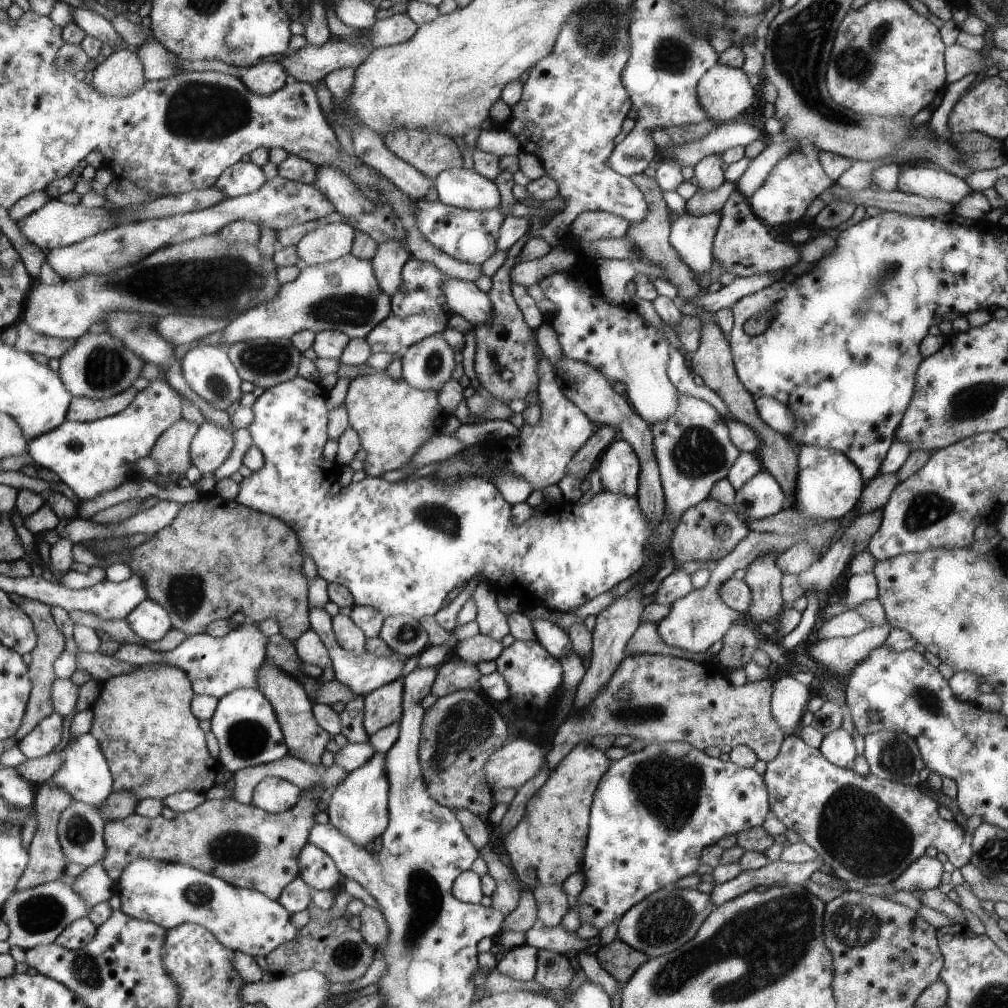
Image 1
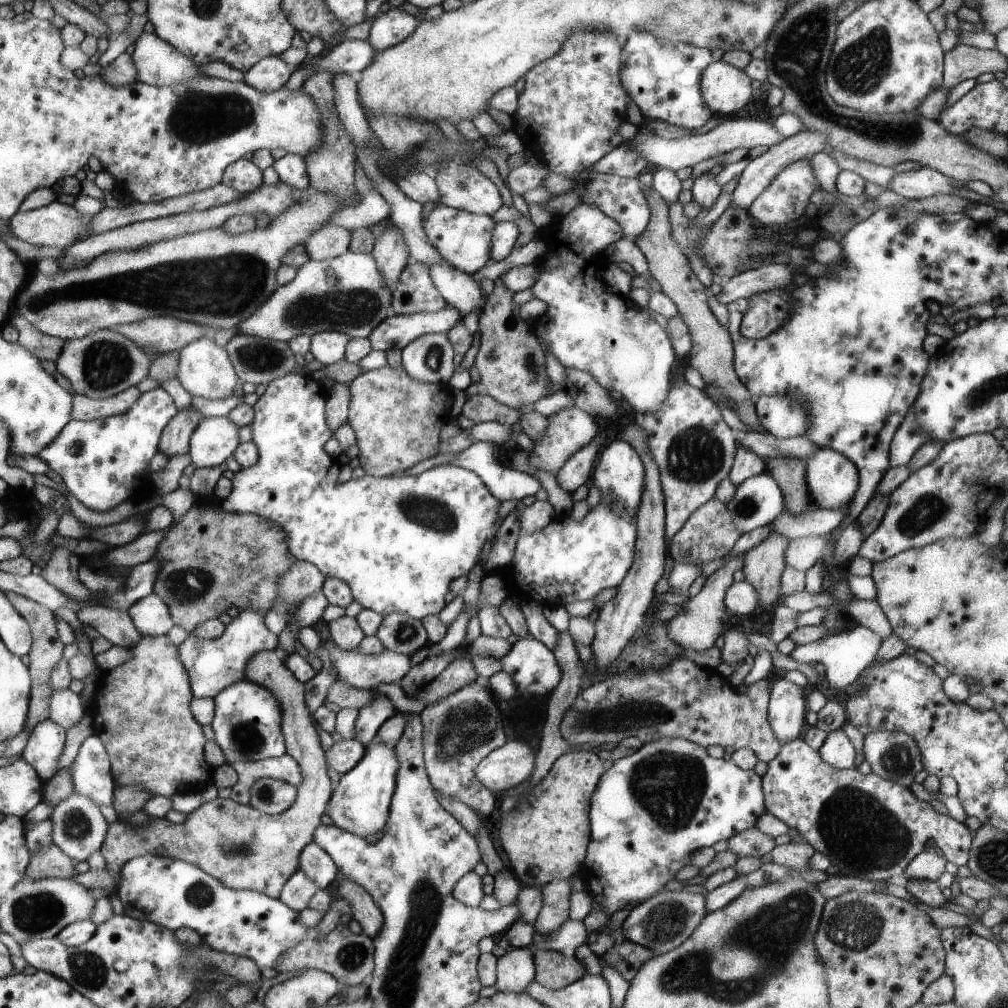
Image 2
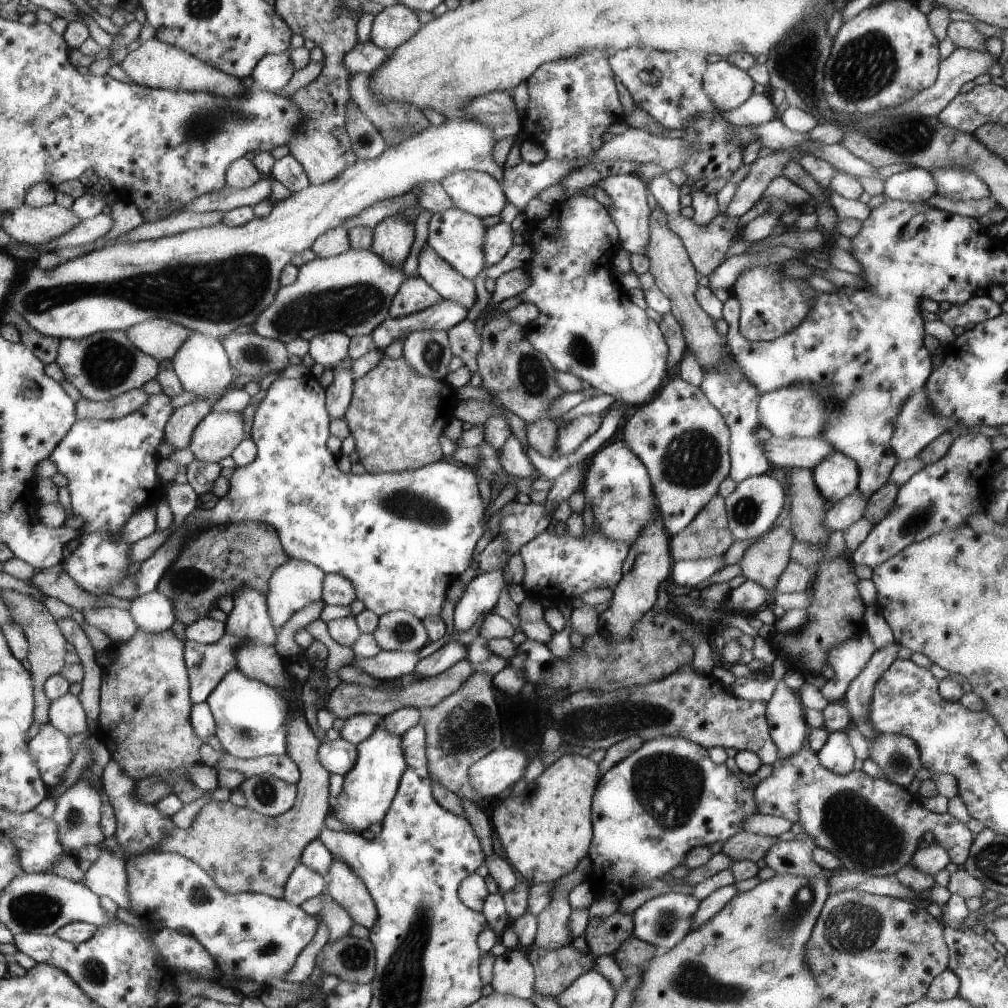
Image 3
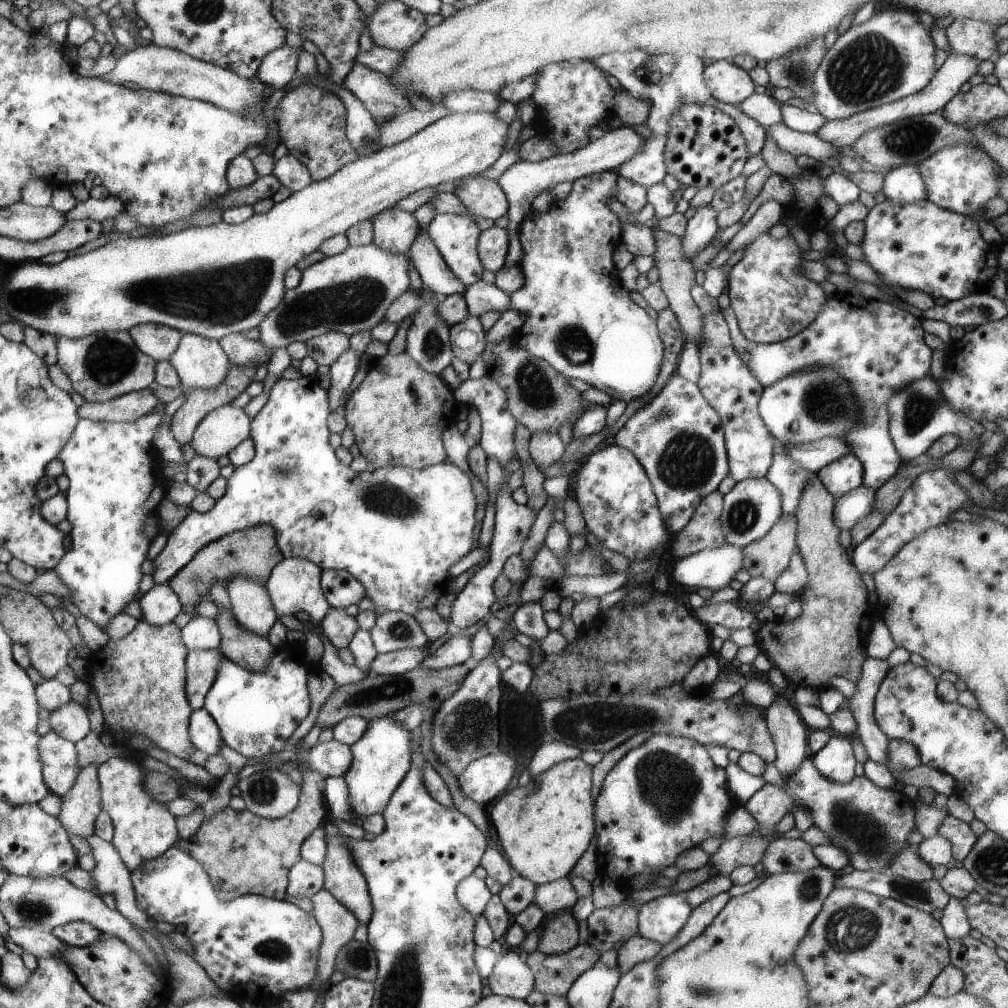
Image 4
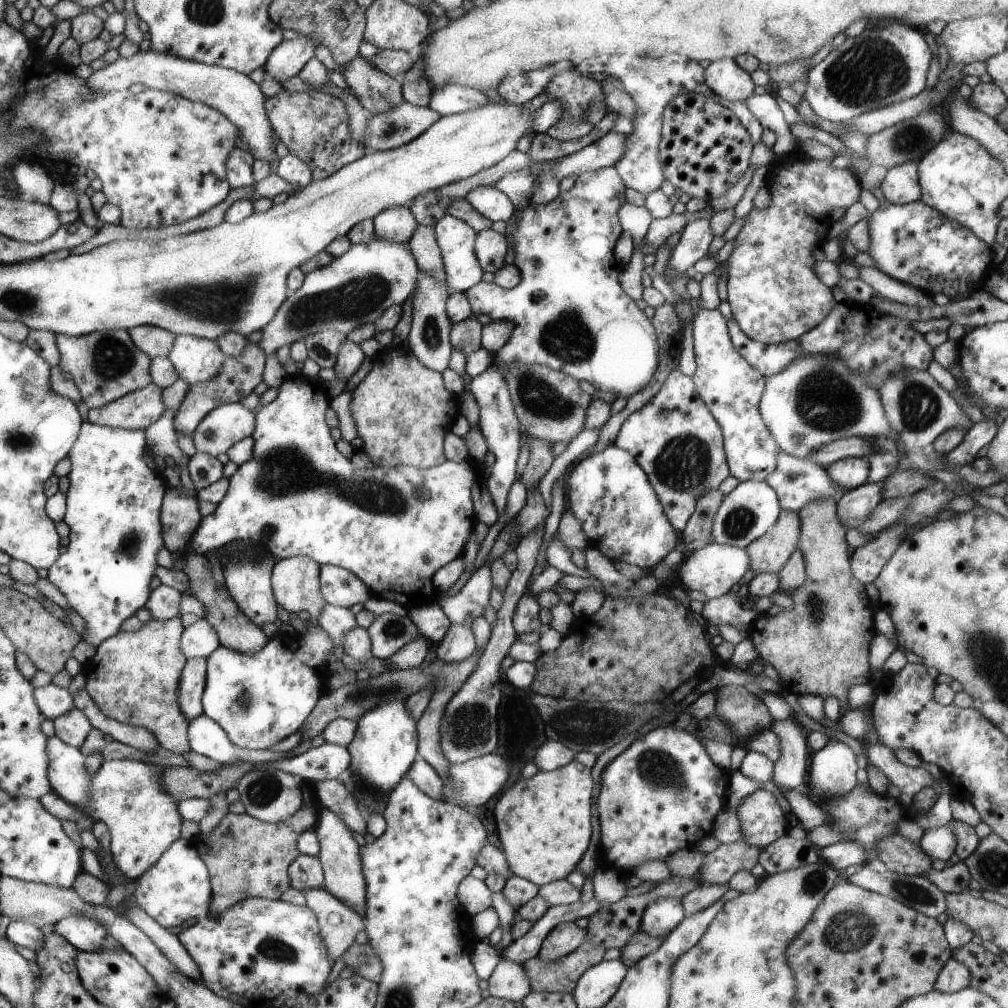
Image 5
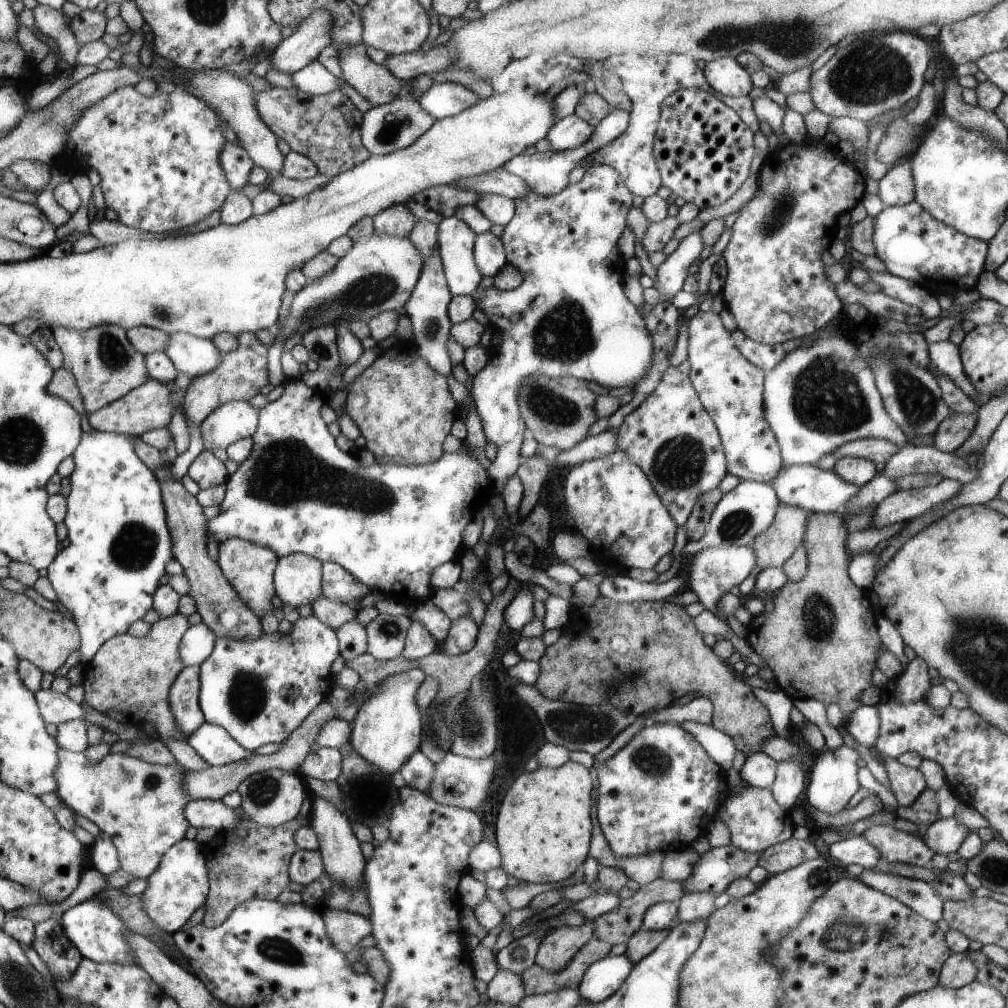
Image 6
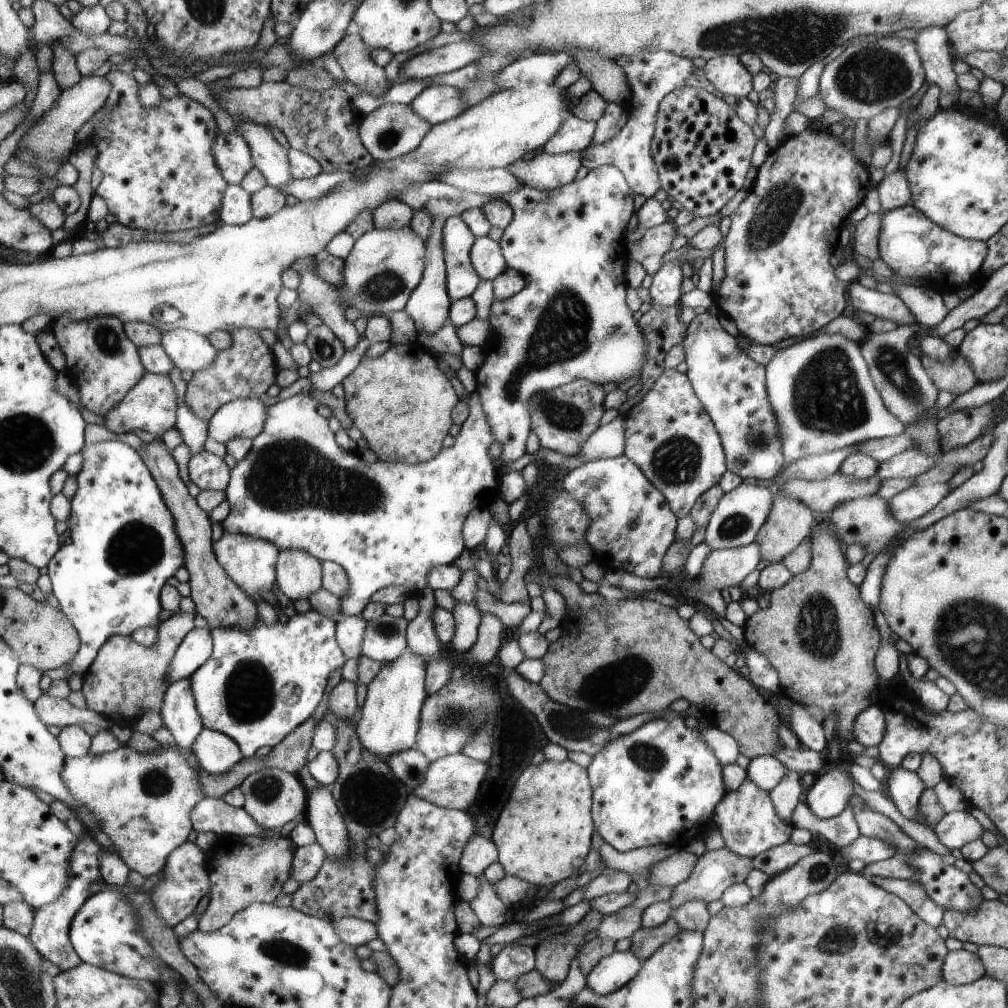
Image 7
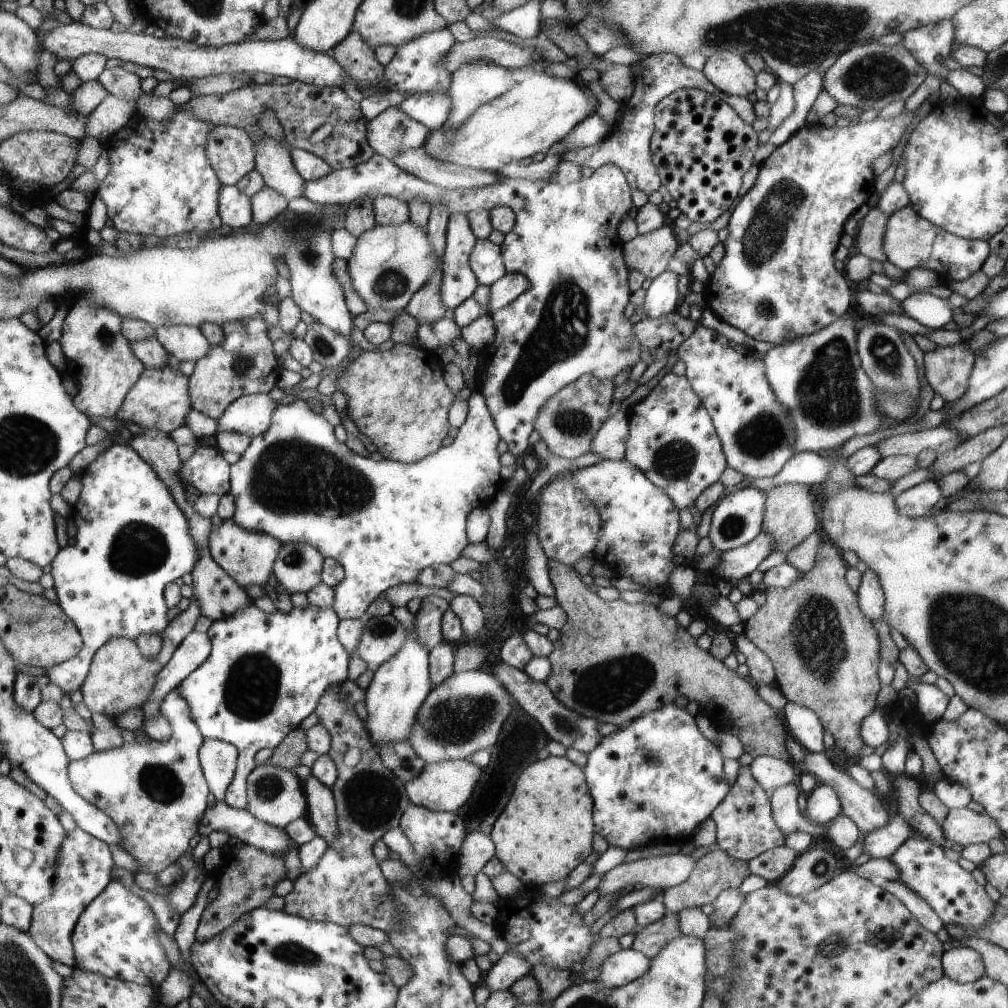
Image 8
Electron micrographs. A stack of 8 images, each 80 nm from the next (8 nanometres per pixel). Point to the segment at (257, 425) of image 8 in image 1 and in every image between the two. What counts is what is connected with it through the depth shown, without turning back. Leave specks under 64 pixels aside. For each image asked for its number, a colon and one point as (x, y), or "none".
1: (213, 444)
2: (216, 438)
3: (222, 432)
4: (224, 429)
5: (230, 423)
6: (235, 420)
7: (242, 417)

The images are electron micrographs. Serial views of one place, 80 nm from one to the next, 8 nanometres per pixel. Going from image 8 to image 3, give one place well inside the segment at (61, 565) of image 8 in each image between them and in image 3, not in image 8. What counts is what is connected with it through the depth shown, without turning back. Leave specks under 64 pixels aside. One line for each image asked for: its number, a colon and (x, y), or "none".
3: (112, 465)
4: (116, 487)
5: (115, 500)
6: (120, 542)
7: (125, 546)

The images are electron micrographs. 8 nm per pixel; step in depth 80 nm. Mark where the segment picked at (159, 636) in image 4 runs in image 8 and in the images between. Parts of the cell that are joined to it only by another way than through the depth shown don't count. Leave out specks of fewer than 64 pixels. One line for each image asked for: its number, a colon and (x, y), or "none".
5: (134, 678)
6: (130, 677)
7: (127, 680)
8: (121, 677)

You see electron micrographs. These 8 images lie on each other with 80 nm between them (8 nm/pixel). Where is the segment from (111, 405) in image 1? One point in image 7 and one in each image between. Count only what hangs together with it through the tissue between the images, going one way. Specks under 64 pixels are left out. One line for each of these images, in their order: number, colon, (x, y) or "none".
2: (85, 408)
3: (129, 402)
4: (131, 407)
5: (140, 409)
6: (149, 406)
7: (151, 405)

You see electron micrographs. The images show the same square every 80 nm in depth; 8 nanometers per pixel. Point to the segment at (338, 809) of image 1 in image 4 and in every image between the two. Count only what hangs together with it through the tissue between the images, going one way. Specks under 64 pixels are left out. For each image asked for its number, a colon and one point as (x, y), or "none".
2: (360, 804)
3: (370, 788)
4: (383, 757)

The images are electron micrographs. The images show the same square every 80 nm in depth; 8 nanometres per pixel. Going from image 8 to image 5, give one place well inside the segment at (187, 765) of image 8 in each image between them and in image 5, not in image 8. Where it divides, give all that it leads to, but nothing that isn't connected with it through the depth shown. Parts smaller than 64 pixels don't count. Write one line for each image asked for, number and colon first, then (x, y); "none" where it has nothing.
5: (144, 819)
6: (141, 805)
7: (145, 800)

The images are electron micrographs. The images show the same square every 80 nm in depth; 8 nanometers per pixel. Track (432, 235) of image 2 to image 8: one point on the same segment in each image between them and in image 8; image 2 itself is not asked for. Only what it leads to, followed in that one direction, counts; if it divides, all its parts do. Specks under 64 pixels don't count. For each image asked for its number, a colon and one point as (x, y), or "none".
3: (456, 236)
4: (455, 237)
5: (456, 239)
6: (454, 239)
7: (457, 240)
8: (458, 282)

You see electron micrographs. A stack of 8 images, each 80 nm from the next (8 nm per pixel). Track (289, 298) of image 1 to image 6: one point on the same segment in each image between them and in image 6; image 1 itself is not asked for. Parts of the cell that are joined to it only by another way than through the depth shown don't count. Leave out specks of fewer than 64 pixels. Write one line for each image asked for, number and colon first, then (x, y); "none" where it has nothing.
2: (350, 294)
3: (353, 293)
4: (352, 292)
5: (354, 290)
6: (379, 274)

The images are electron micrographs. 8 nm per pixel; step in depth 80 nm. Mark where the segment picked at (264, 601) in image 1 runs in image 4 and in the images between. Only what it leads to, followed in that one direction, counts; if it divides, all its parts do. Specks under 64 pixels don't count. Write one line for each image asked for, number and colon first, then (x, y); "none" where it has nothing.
2: (210, 561)
3: (224, 560)
4: (255, 553)

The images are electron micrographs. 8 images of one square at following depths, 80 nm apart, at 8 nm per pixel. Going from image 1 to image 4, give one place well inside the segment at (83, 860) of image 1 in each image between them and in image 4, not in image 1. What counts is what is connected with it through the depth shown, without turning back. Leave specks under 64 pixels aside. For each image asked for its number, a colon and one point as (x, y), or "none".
2: (81, 829)
3: (79, 812)
4: (82, 808)

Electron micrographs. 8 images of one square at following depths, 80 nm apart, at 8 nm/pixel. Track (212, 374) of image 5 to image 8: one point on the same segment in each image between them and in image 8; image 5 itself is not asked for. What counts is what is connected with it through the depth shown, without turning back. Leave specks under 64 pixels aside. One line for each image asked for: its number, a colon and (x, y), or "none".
6: (195, 356)
7: (192, 351)
8: (186, 342)

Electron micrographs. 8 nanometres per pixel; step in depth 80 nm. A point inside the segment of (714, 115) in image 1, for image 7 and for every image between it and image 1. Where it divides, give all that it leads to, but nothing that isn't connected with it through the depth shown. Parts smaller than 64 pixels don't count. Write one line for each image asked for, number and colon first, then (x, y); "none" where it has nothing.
2: (726, 89)
3: (728, 87)
4: (727, 83)
5: (724, 77)
6: (725, 75)
7: (726, 73)

